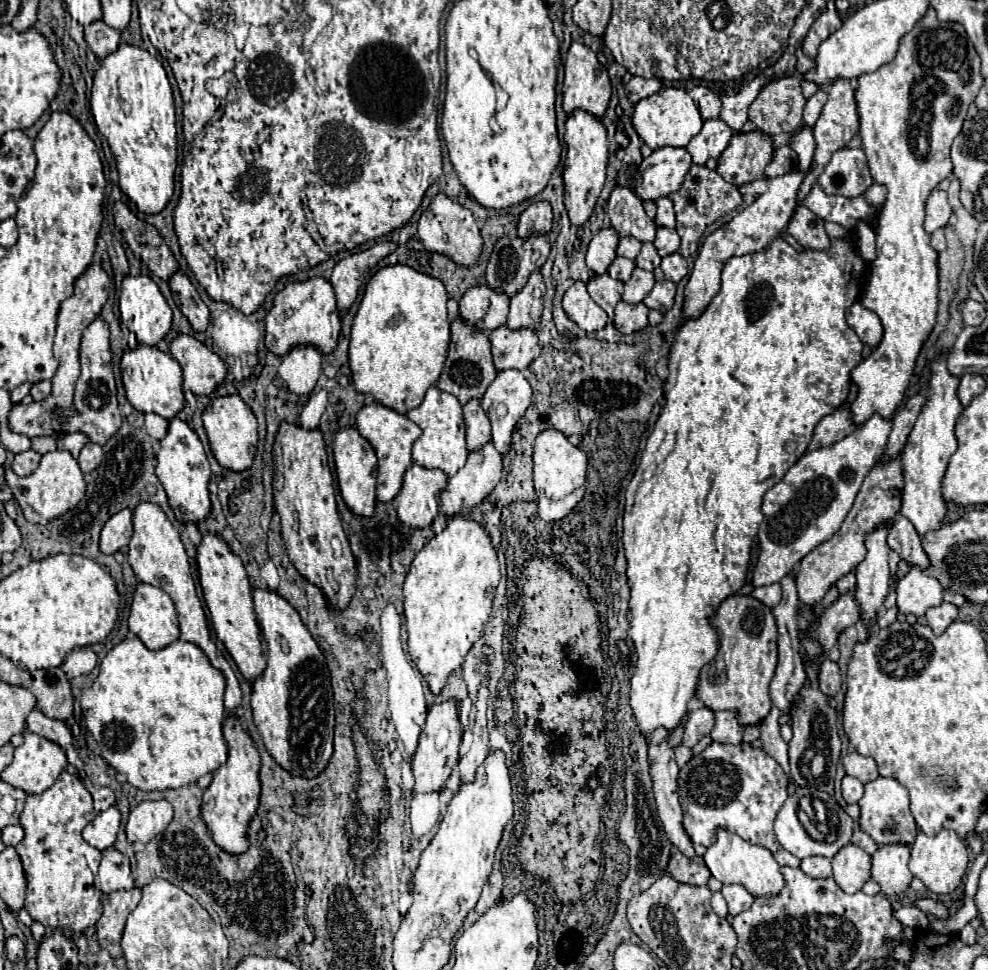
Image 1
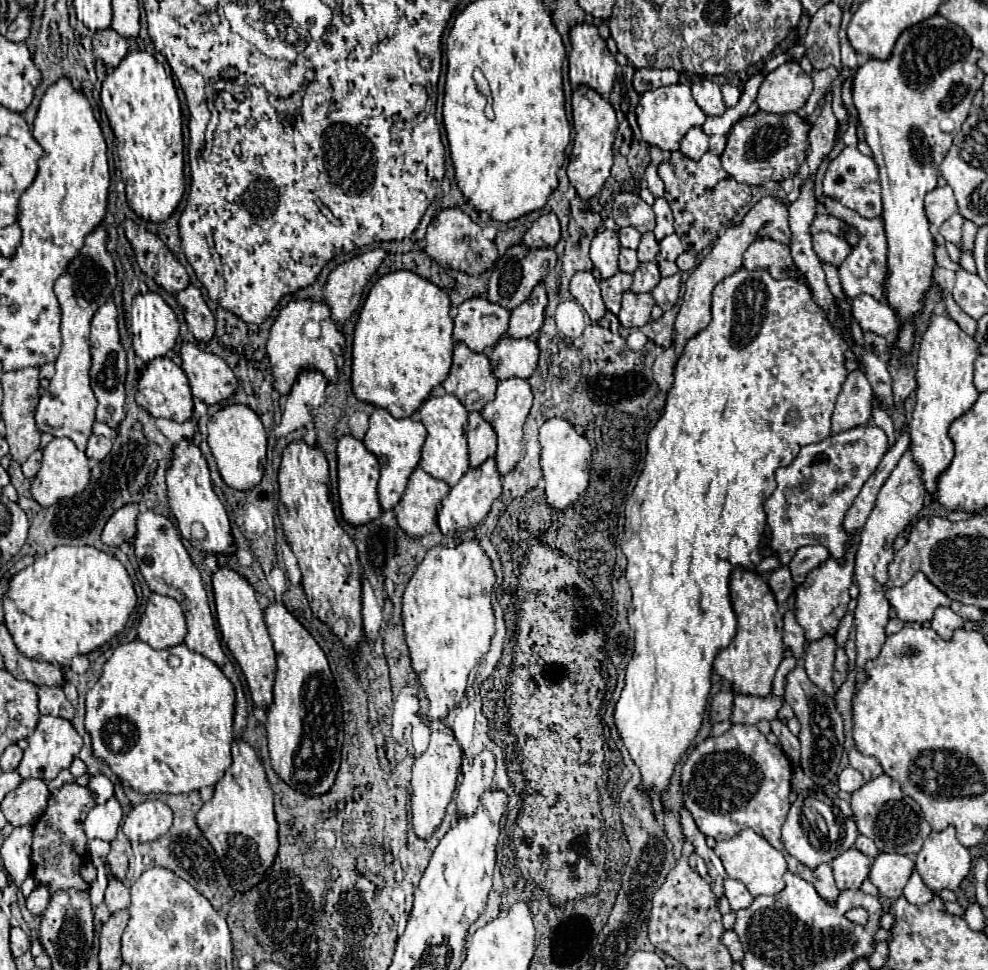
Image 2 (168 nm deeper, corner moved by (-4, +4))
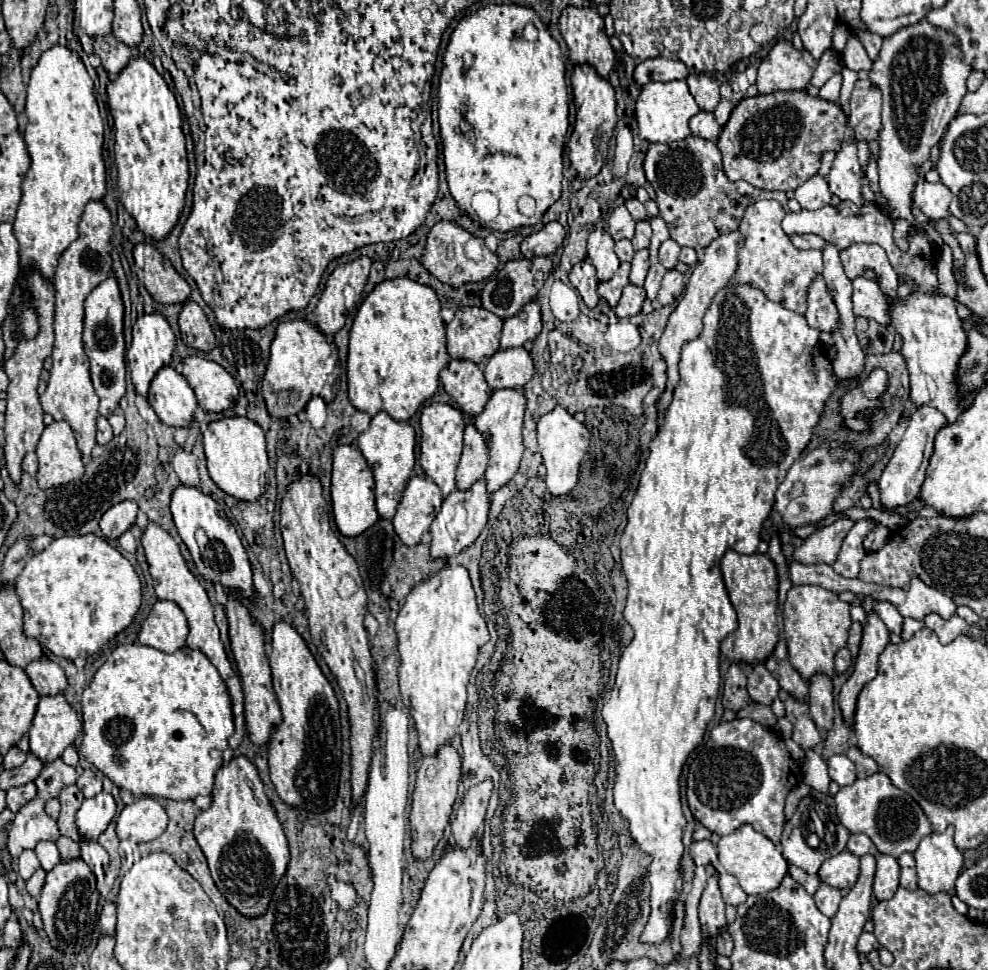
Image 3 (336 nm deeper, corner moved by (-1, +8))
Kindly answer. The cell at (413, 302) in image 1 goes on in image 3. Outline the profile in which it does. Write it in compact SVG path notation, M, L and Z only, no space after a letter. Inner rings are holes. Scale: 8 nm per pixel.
M394 278L394 280L384 280L382 284L378 284L368 296L366 300L360 304L358 312L356 312L356 318L354 318L354 324L350 330L349 345L348 345L348 397L352 406L370 414L370 416L376 416L378 412L388 412L394 420L402 422L402 420L410 420L418 410L420 406L430 400L438 388L438 374L442 368L446 368L446 364L450 362L450 356L446 352L446 326L440 318L440 302L438 302L438 296L434 294L432 288L426 288L410 278Z

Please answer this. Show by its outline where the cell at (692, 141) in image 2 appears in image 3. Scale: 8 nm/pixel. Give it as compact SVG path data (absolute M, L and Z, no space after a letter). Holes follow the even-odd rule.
M700 110L700 114L696 114L690 120L690 128L692 128L694 136L702 136L706 140L716 140L722 130L722 126L716 122L714 114L706 112L706 110Z

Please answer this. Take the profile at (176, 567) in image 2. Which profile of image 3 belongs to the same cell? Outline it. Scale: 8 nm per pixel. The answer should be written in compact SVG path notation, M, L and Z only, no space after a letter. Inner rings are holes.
M148 524L144 528L144 534L142 534L142 546L144 546L144 552L146 552L146 560L150 564L150 574L154 578L154 590L158 594L160 600L170 600L174 604L180 606L180 610L186 614L188 618L188 626L190 626L190 634L188 634L188 648L192 650L200 650L208 656L208 660L216 666L216 670L220 672L222 680L226 682L228 686L228 694L232 698L232 714L234 714L234 734L230 738L230 748L234 750L244 734L246 734L246 726L244 726L244 696L242 696L242 686L240 686L240 678L238 674L232 670L232 664L226 656L226 650L224 650L224 644L220 640L220 632L218 632L218 626L214 622L214 610L212 610L212 602L206 594L206 590L200 586L200 582L192 576L192 572L188 570L186 566L186 560L182 558L180 554L180 548L178 544L174 542L174 538L164 530L164 528L158 528L156 524Z

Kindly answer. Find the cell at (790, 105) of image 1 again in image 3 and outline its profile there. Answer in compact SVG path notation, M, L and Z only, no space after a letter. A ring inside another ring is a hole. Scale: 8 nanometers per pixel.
M780 40L758 66L758 92L804 90L810 84L816 66L818 62L808 50L796 50L792 42Z

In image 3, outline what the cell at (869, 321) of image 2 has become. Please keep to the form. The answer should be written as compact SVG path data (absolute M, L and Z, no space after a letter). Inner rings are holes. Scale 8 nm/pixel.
M864 276L854 278L852 284L854 284L854 296L852 296L854 314L878 320L882 326L888 326L890 324L888 302L884 300L880 286L872 280L866 280Z

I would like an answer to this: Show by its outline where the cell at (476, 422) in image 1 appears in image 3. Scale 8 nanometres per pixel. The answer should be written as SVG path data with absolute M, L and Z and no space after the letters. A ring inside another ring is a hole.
M468 424L464 430L464 452L456 470L456 488L468 490L476 480L484 478L488 464L488 448L482 434Z

